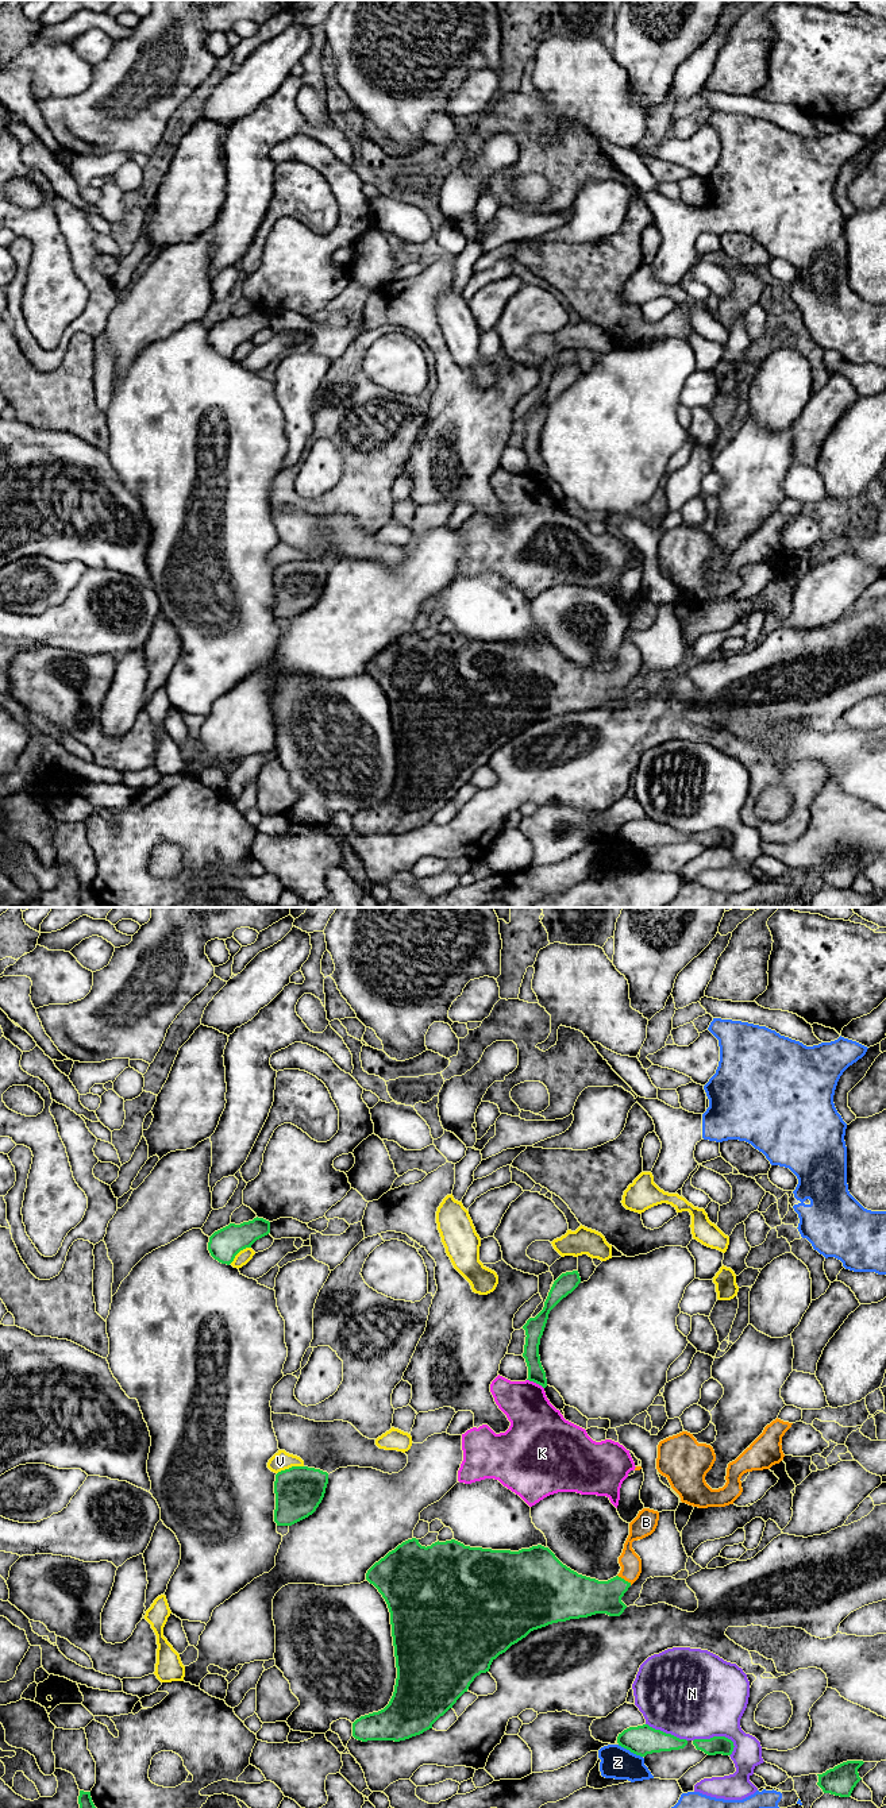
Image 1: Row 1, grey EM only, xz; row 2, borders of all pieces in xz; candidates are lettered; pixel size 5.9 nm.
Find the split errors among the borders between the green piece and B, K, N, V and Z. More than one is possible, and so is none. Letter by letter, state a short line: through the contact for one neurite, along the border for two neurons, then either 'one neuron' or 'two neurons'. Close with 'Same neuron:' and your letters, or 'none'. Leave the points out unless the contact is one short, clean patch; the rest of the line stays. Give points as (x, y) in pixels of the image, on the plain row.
B: line xz (585, 689), (605, 689), (623, 671), (630, 665), (631, 656); one neuron
K: two neurons
N: two neurons
V: two neurons
Z: two neurons
Same neuron: B

